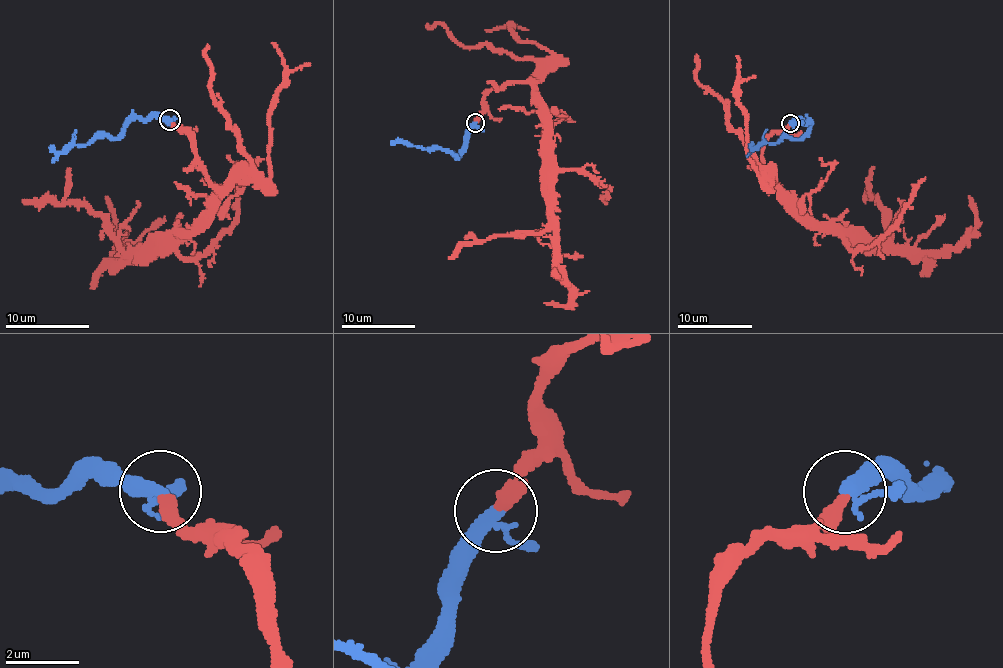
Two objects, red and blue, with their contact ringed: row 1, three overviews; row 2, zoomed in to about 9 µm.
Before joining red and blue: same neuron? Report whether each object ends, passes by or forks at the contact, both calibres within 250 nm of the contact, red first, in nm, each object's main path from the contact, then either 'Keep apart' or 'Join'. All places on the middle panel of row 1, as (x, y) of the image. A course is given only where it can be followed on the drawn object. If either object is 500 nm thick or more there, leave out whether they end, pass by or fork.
At the ring red ends. At the ring blue passes by. Thickness 360 nm (red) against 260 nm. Course of red: (475, 122), (489, 91), (510, 83), (534, 88), (558, 273), (571, 293), (566, 305), (544, 303). Course of blue: (474, 122), (458, 157), (452, 152), (403, 144), (397, 139). Join

